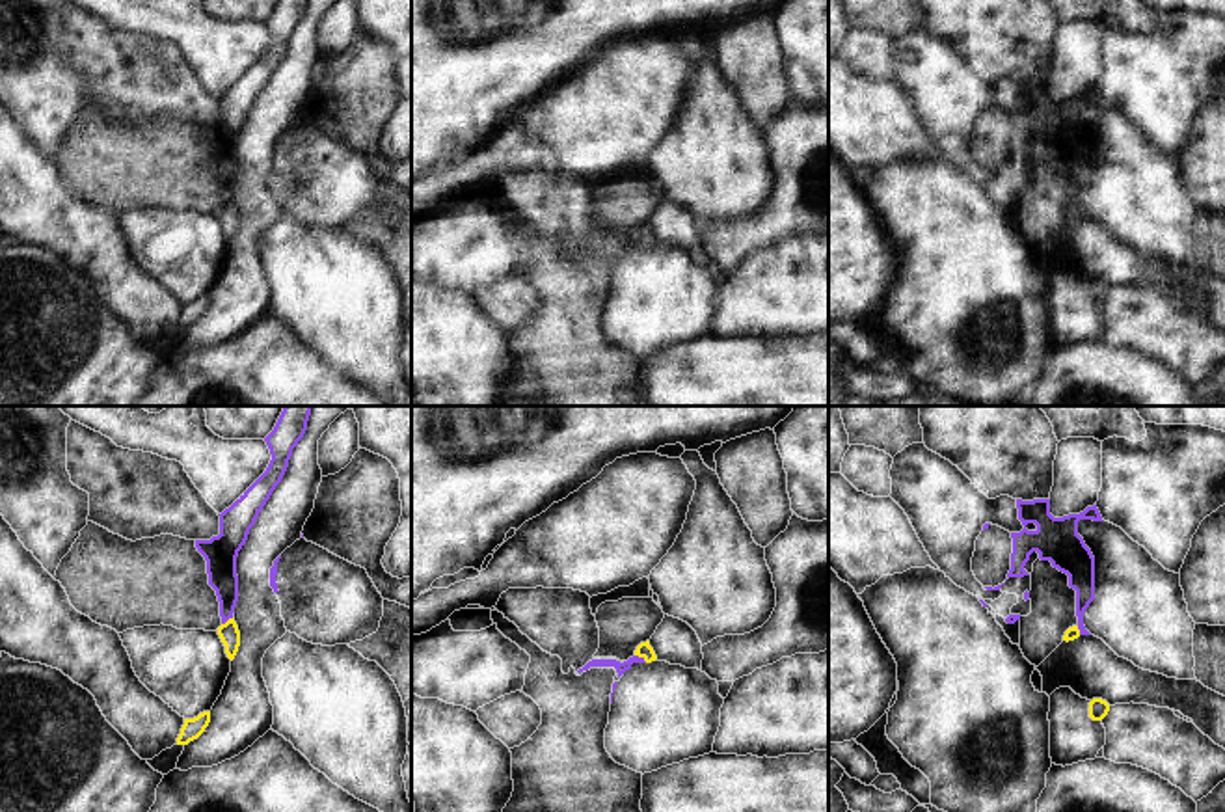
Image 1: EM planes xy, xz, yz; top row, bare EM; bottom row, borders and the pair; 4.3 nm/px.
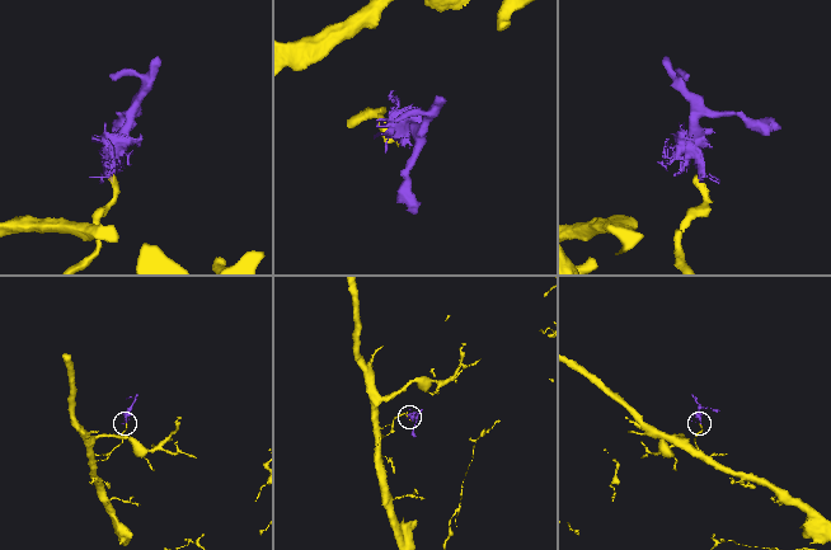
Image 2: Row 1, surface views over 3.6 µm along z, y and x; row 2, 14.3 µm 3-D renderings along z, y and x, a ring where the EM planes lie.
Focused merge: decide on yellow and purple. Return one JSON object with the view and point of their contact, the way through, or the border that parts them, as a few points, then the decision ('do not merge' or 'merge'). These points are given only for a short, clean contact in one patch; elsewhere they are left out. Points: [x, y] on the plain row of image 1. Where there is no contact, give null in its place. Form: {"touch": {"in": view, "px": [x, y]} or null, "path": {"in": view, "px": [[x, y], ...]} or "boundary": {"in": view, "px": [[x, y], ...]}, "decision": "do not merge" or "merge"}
{"touch": {"in": "xz", "px": [641, 239]}, "boundary": {"in": "xz", "px": [[635, 237], [646, 244]]}, "decision": "do not merge"}

